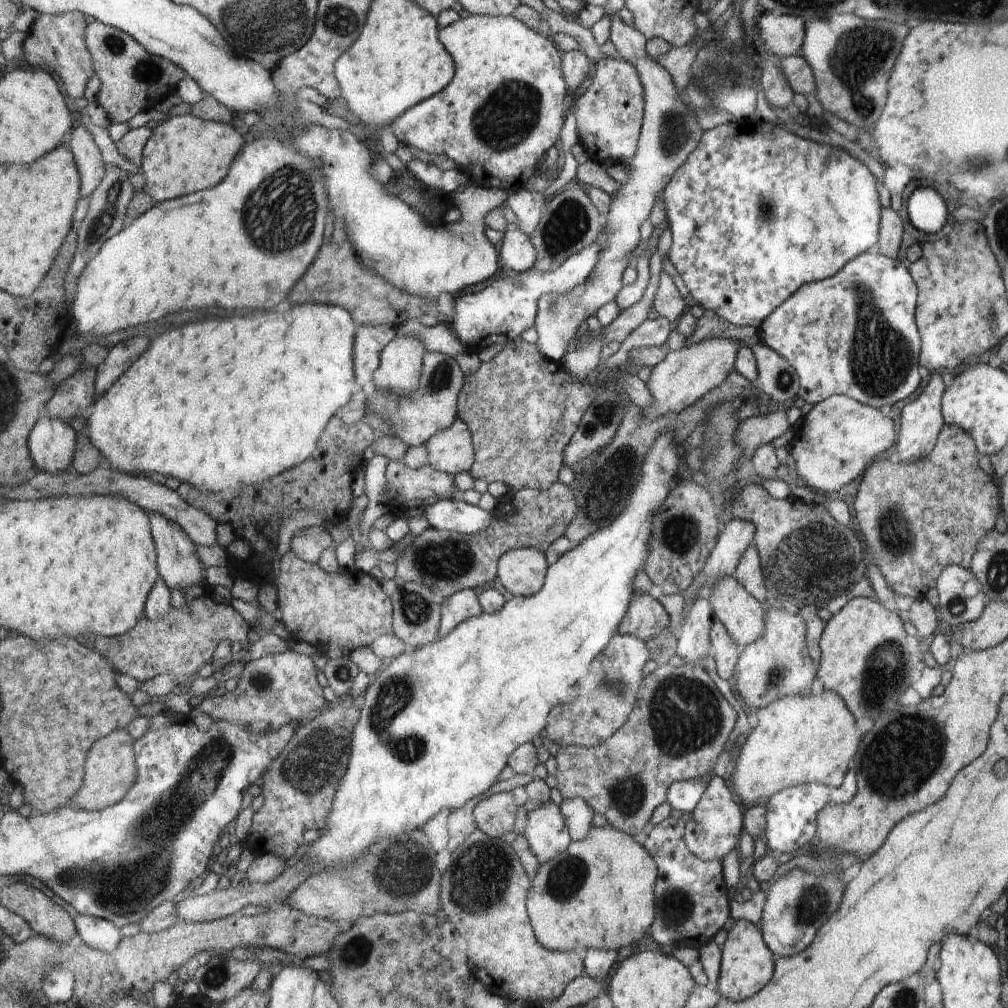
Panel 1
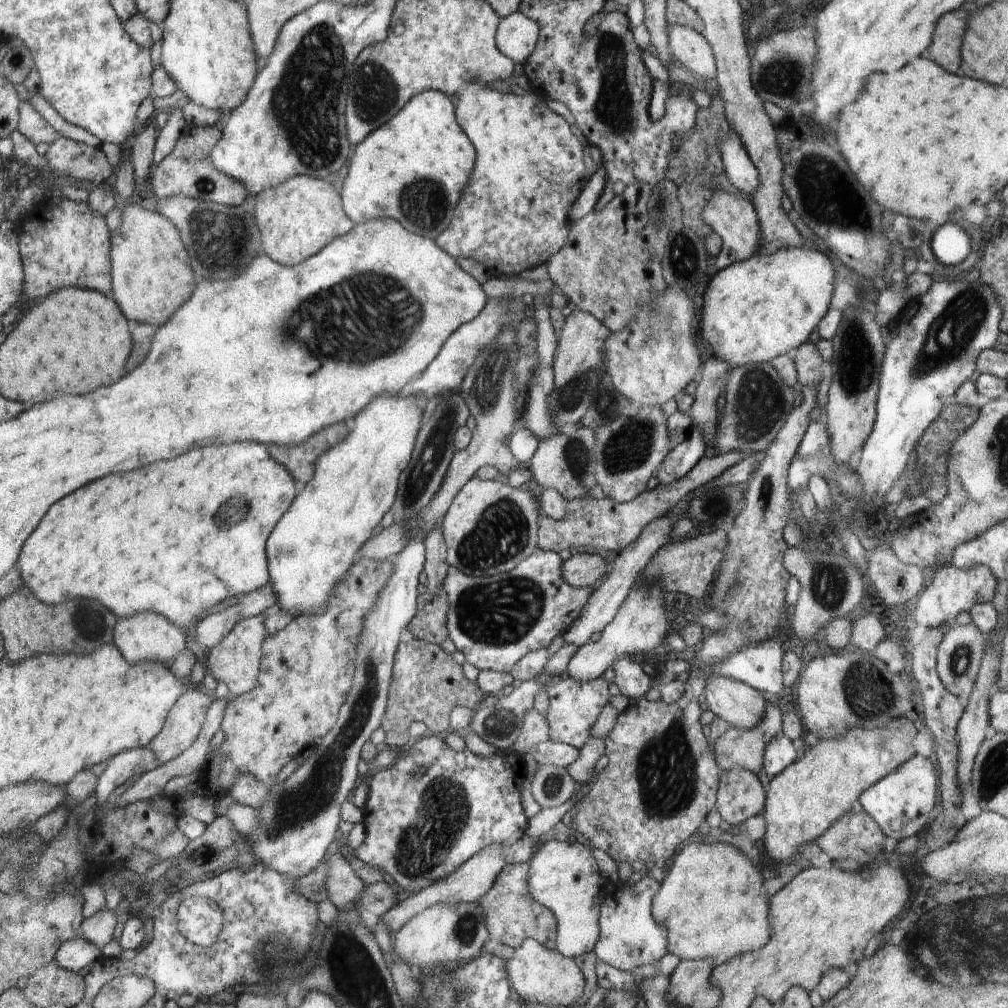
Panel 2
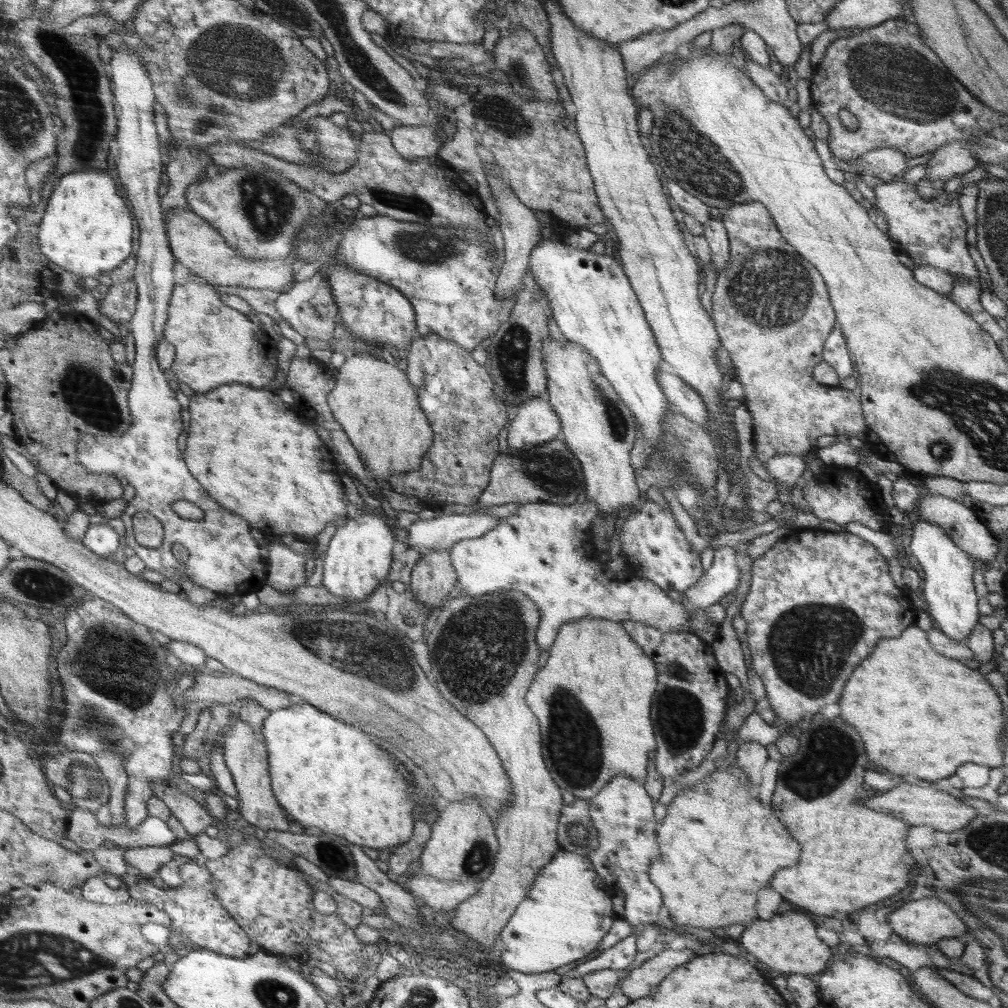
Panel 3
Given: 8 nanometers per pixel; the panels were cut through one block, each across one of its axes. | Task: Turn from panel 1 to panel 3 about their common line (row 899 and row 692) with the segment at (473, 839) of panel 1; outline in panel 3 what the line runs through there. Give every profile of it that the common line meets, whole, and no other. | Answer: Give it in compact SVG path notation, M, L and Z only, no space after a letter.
M506 590L500 592L494 592L494 594L484 595L484 596L470 596L465 594L460 594L457 596L452 595L452 600L448 607L442 608L440 610L440 615L436 620L436 625L434 629L428 634L426 638L426 644L429 646L429 657L431 663L432 676L434 676L434 682L437 684L437 689L441 691L441 695L446 697L446 700L453 704L453 707L457 709L458 712L462 713L462 716L469 718L478 728L485 731L485 735L492 742L493 747L497 750L498 756L503 761L506 772L509 774L510 781L513 782L514 788L514 798L510 801L510 806L502 810L498 819L494 820L496 825L496 835L497 840L500 842L500 850L498 851L496 862L494 863L492 874L488 879L481 882L480 891L477 895L468 898L464 903L457 908L457 915L452 918L452 927L458 928L458 931L462 931L463 935L470 936L475 939L483 947L490 947L493 945L494 940L498 935L501 935L502 930L509 923L509 920L515 915L517 909L525 901L532 889L533 884L536 883L538 875L545 870L548 866L550 859L562 851L560 842L557 840L557 827L560 824L560 808L562 808L562 792L560 792L560 787L554 784L553 776L550 775L549 767L545 763L545 759L542 756L542 744L540 744L540 731L538 728L537 716L533 713L533 710L526 704L525 696L527 695L530 684L538 672L538 660L540 658L540 646L538 645L537 639L534 640L534 632L538 630L538 626L541 624L541 610L538 608L534 601L530 600L528 596L524 596L522 592L518 590Z

